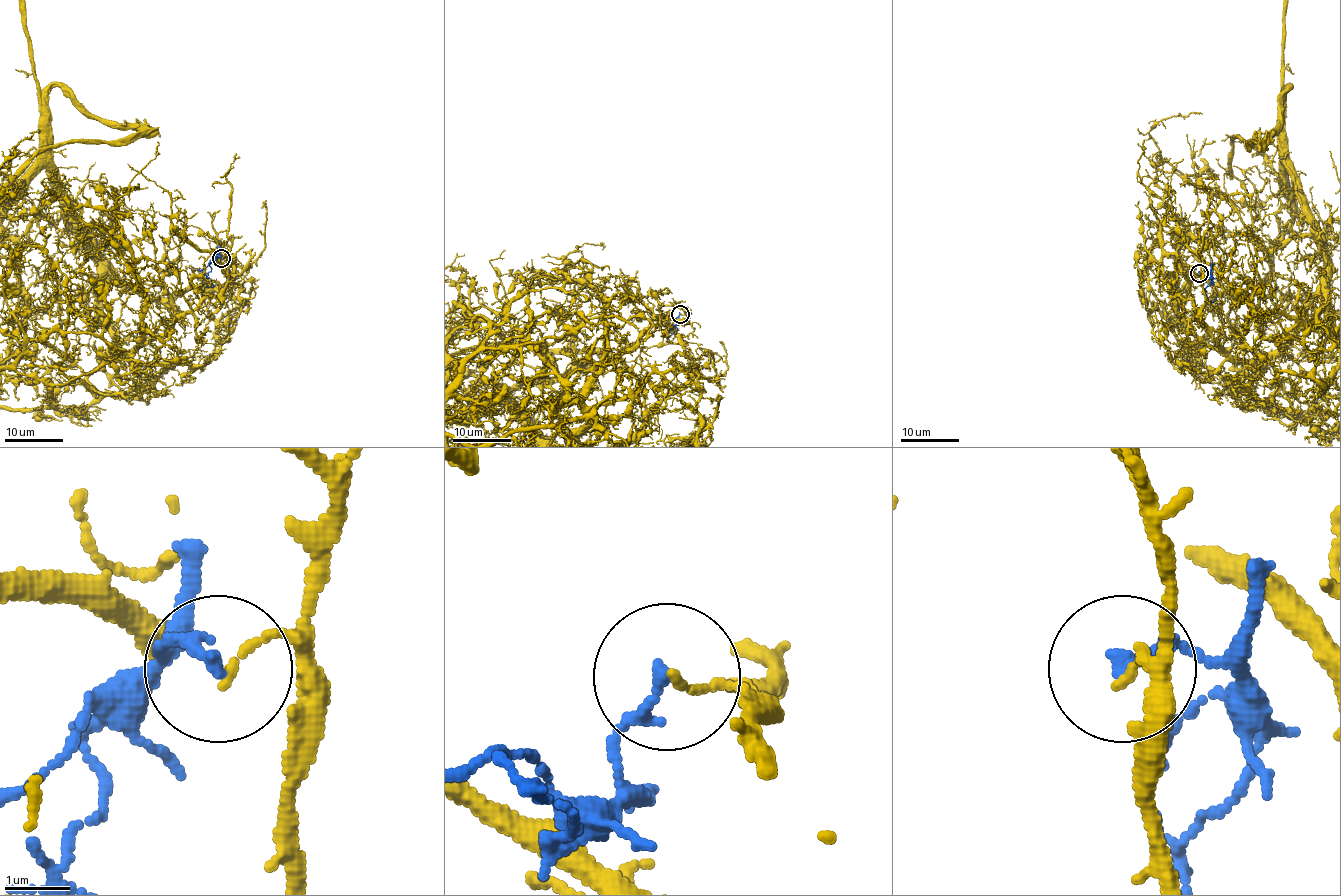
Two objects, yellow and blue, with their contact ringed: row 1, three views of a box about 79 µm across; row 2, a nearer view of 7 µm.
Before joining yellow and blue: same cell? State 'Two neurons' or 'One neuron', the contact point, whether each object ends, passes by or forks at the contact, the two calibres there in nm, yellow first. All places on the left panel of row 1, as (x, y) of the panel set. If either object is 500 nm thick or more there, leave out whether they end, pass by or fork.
Two neurons. Place: (221, 258). At the ring yellow ends. At the ring blue ends. Thickness 130 nm (yellow) against 200 nm

